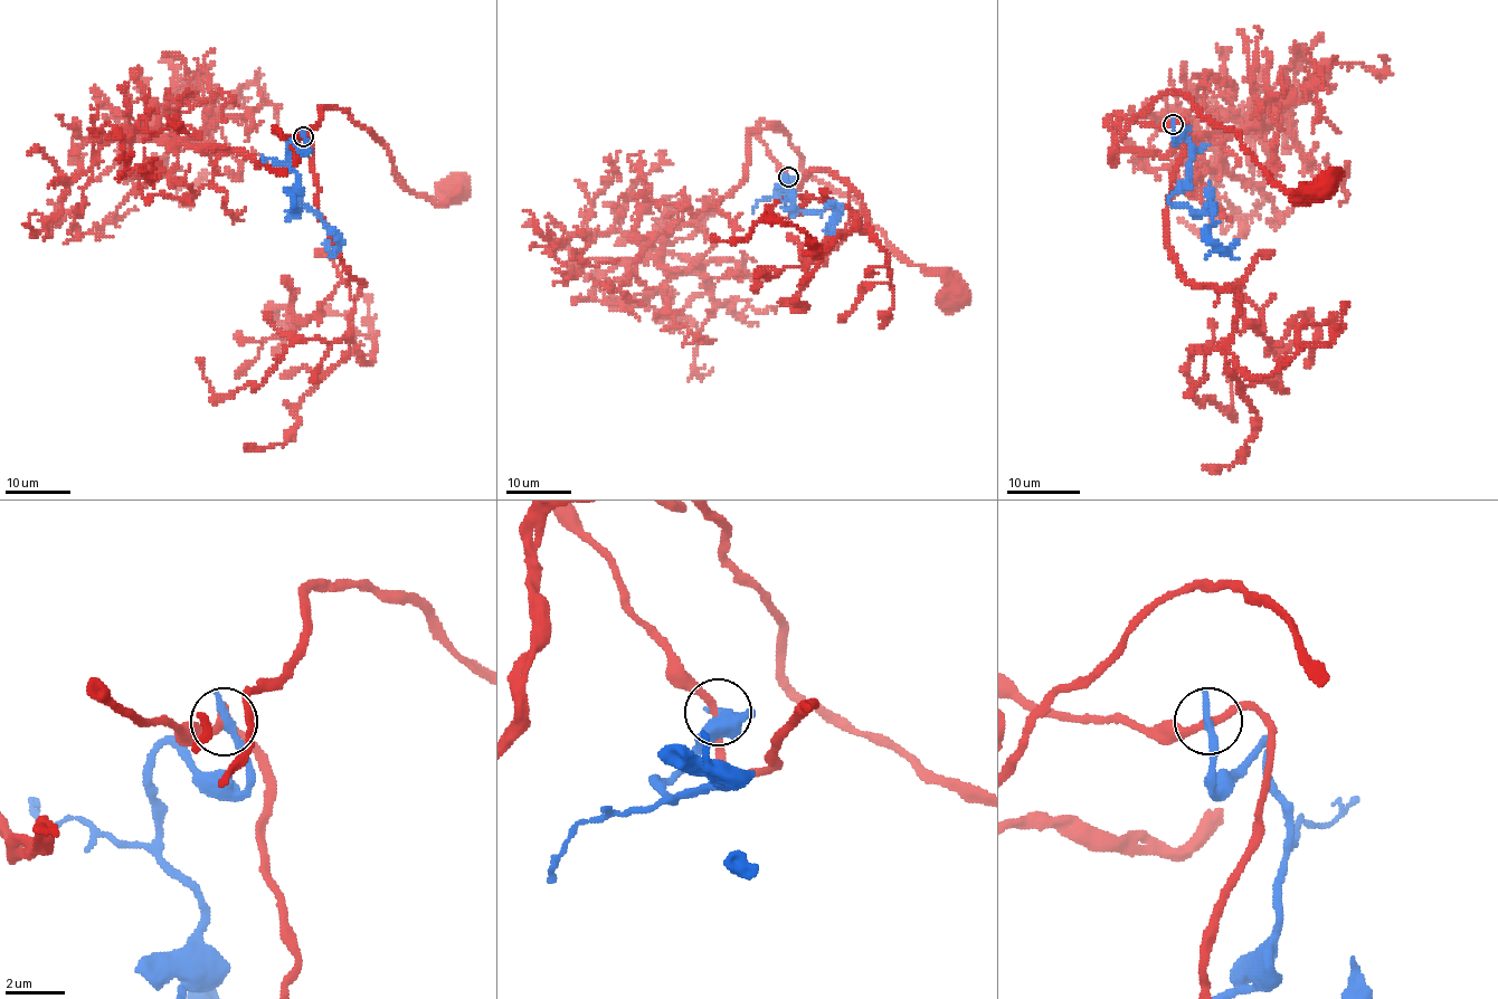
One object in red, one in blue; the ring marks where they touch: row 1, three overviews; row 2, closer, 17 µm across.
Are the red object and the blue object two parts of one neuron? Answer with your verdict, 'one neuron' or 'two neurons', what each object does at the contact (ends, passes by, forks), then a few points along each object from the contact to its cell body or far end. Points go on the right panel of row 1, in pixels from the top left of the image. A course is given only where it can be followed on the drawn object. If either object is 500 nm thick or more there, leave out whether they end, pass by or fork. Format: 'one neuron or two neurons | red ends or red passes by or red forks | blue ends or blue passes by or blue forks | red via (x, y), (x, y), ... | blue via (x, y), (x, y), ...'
two neurons | red passes by | blue ends | red via (1172, 124), (1107, 122), (1116, 144), (1131, 120), (1179, 92), (1240, 138), (1287, 192), (1302, 203), (1325, 191) | blue via (1172, 124), (1192, 159), (1167, 200), (1201, 213), (1209, 202), (1211, 239), (1236, 240)

